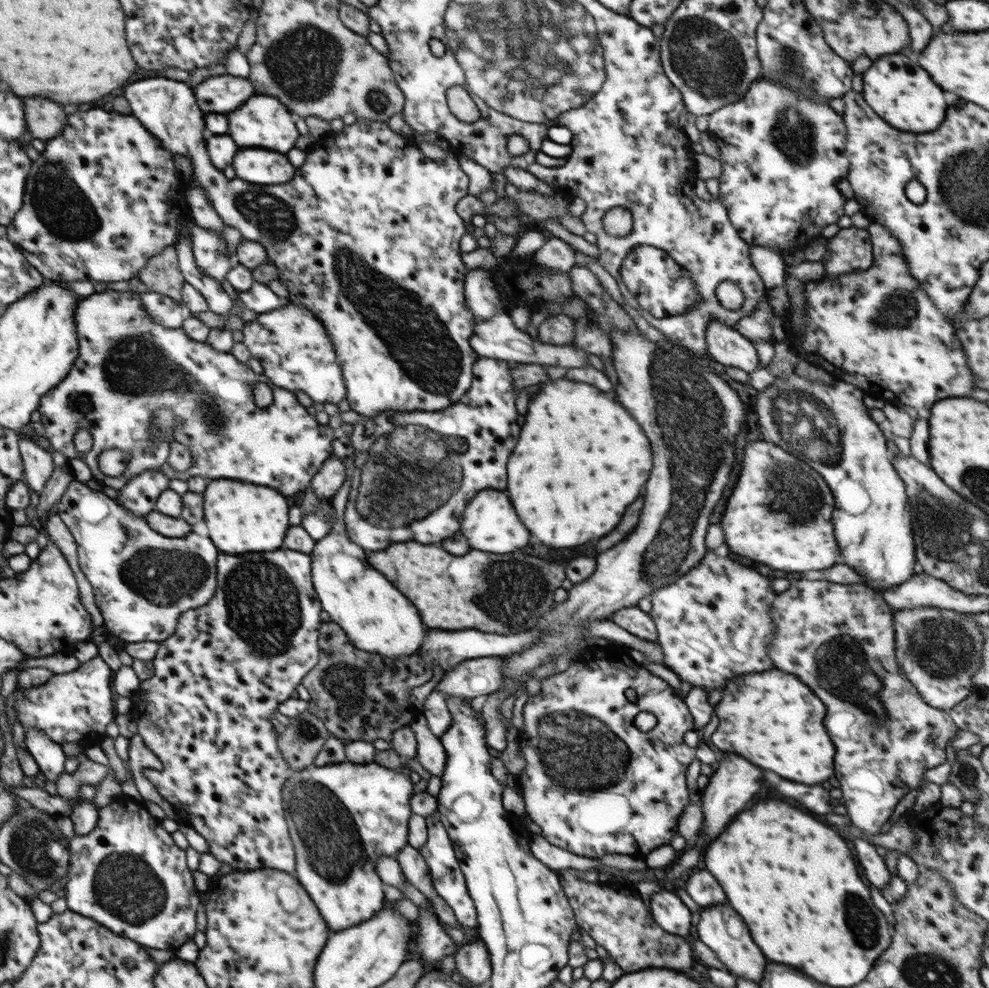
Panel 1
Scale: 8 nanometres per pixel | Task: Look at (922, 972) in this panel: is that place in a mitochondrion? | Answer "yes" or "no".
yes

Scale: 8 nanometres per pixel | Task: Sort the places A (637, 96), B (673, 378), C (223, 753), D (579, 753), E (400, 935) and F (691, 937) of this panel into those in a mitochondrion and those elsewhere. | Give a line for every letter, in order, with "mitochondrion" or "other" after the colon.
A: other
B: mitochondrion
C: other
D: mitochondrion
E: other
F: other

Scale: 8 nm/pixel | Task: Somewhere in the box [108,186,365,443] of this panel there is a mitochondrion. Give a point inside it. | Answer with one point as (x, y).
(275, 218)

